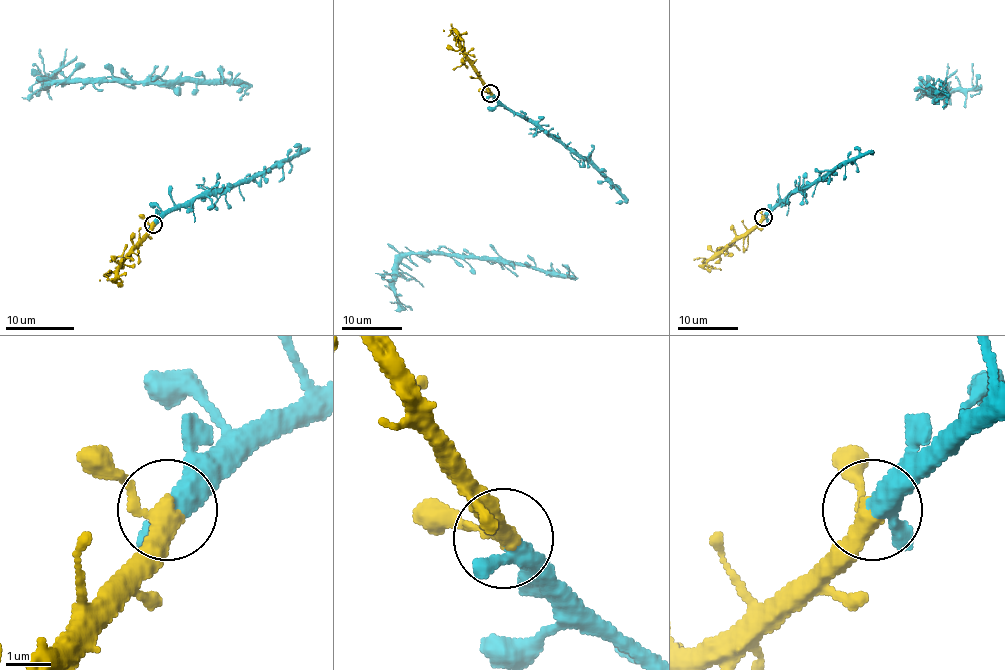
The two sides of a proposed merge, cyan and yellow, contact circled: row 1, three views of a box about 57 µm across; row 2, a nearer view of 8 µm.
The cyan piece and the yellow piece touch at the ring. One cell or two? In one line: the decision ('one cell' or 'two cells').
one cell

